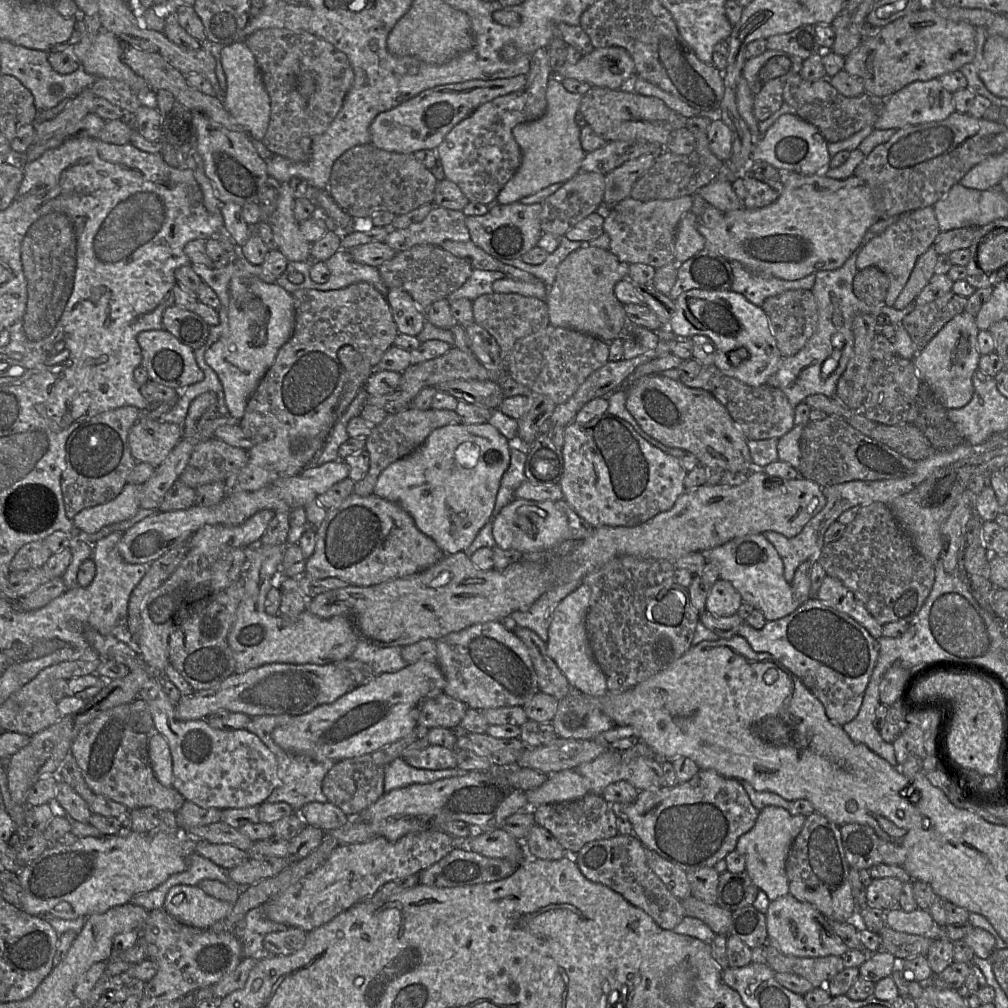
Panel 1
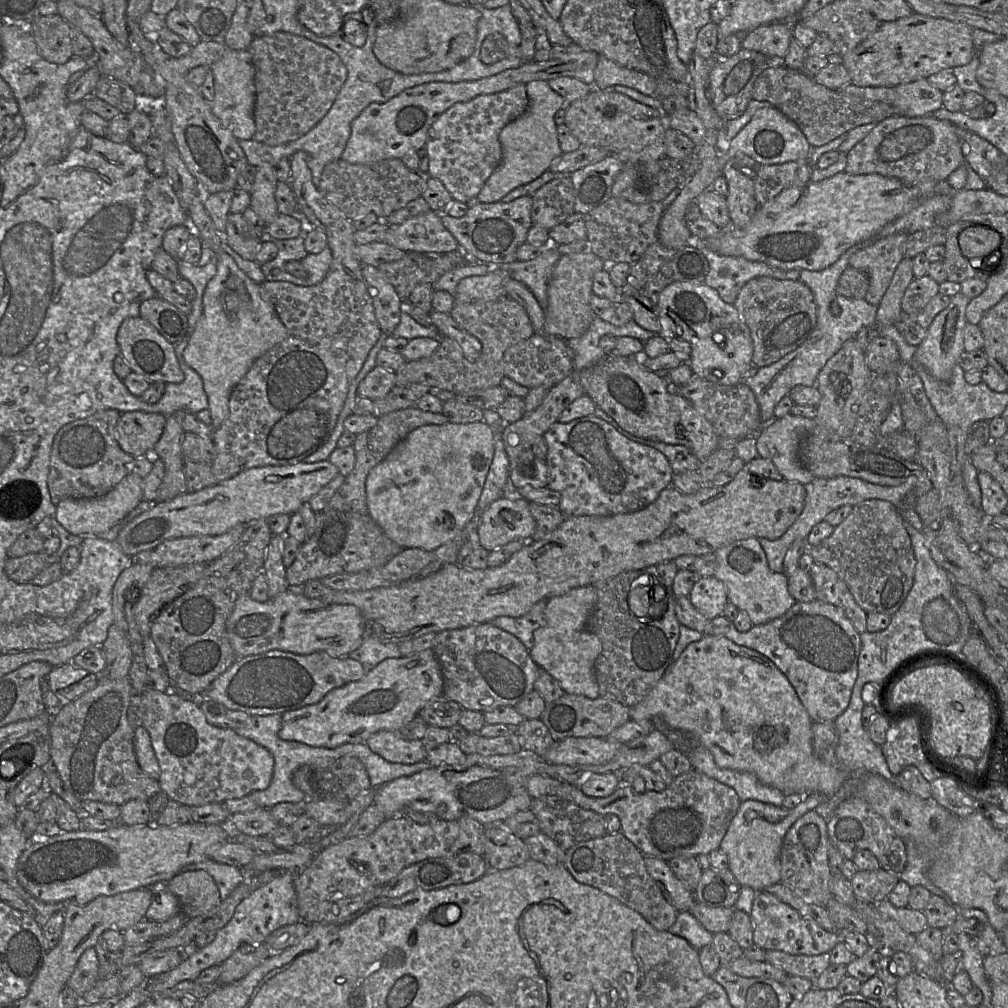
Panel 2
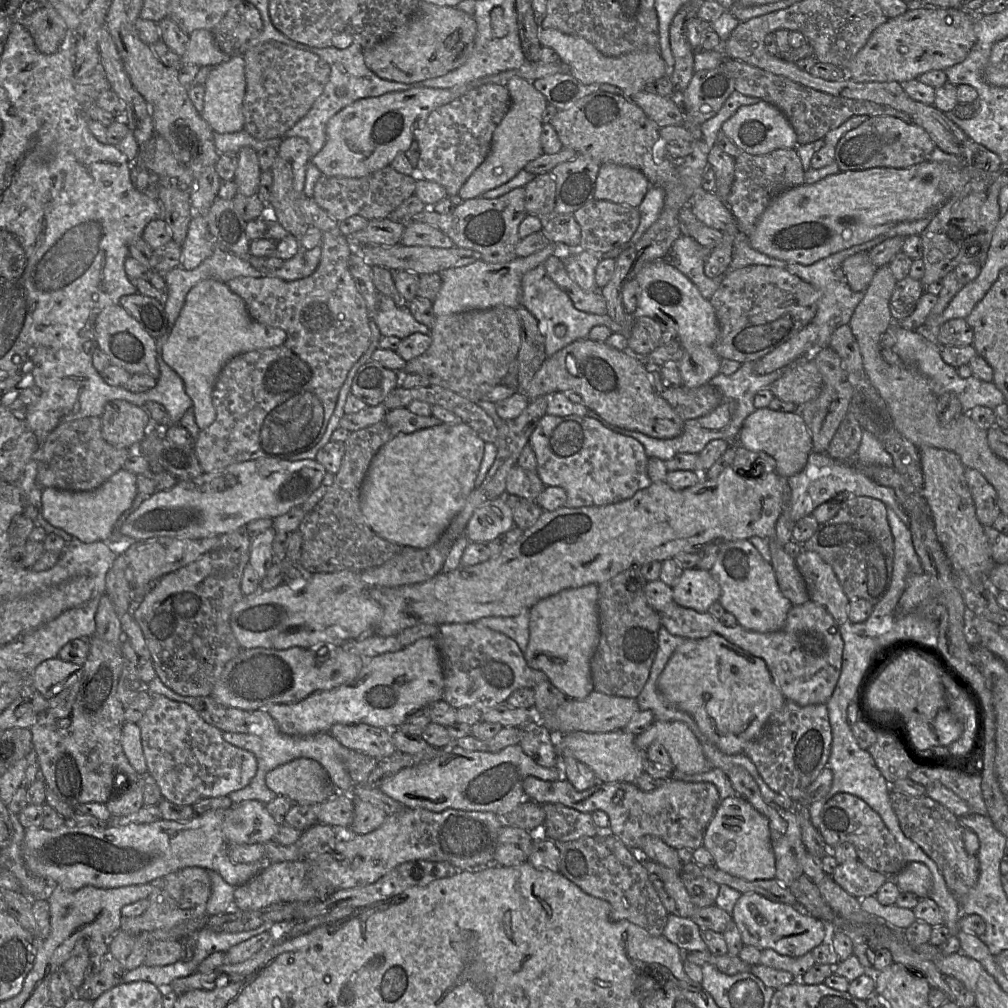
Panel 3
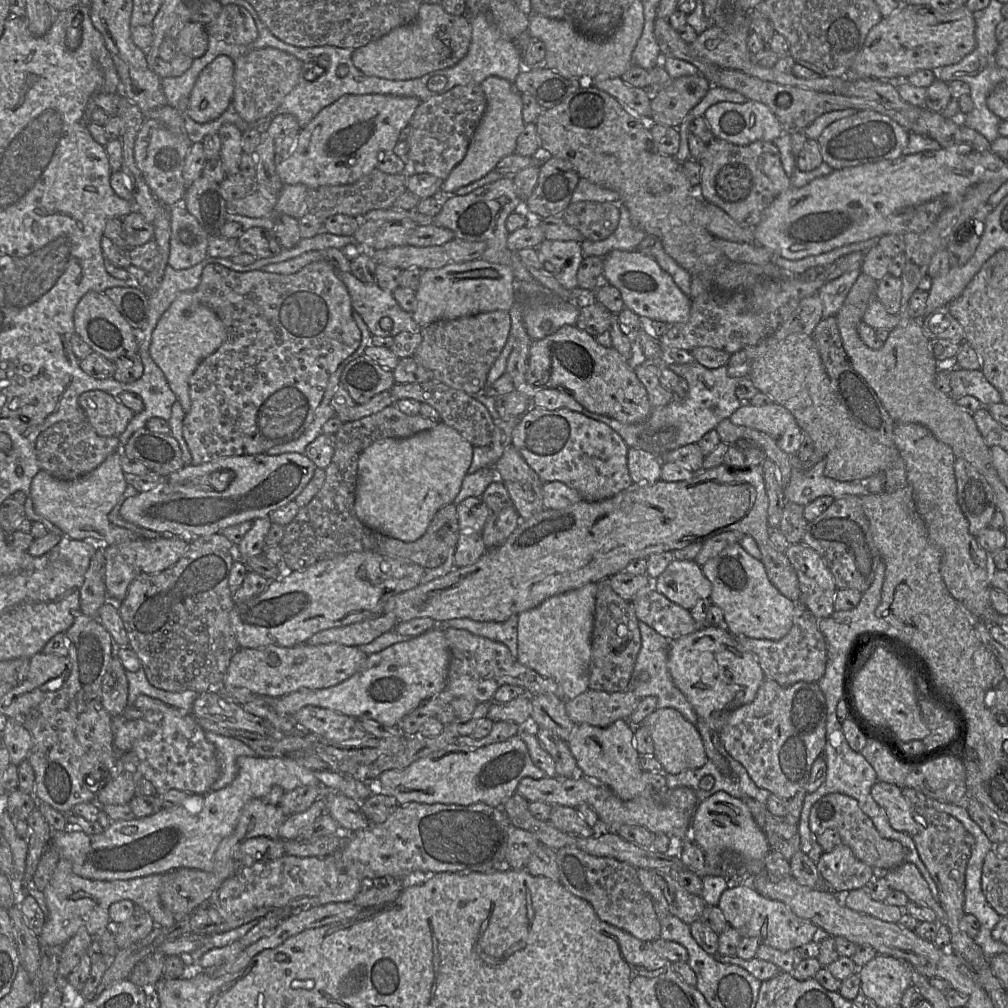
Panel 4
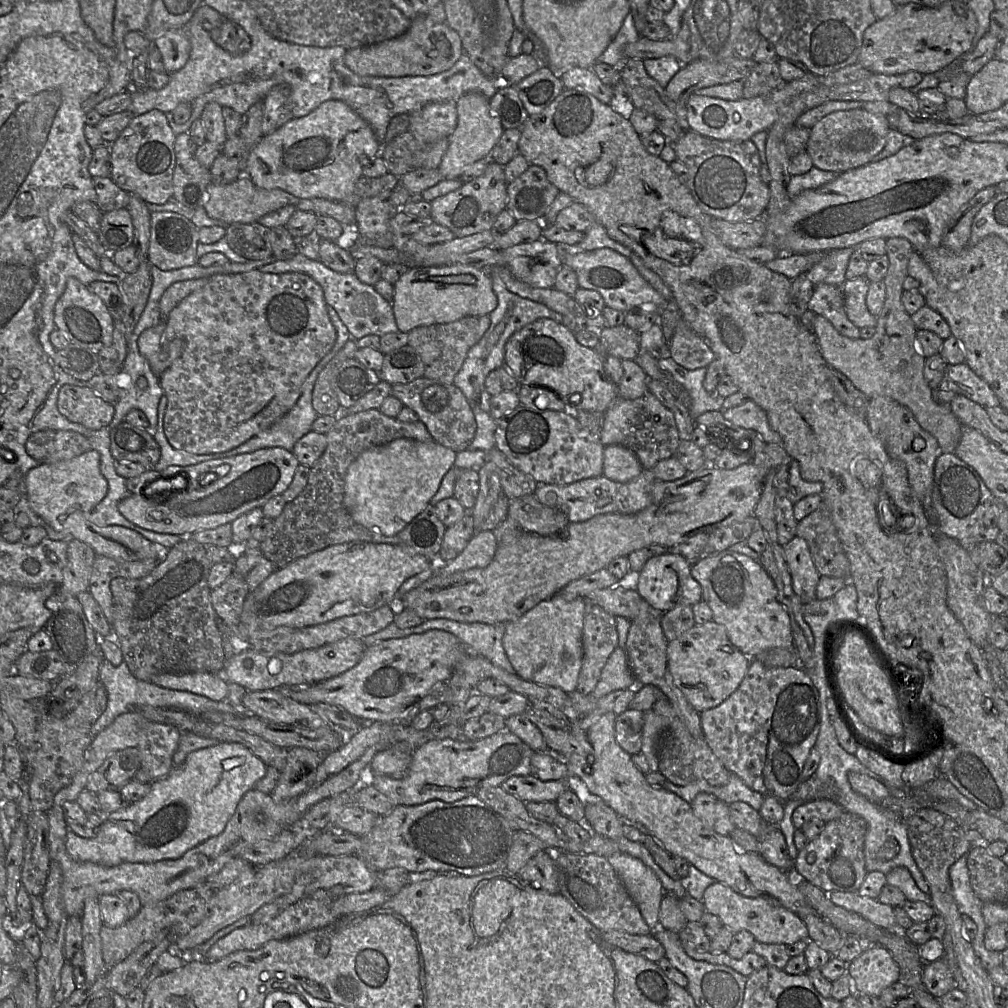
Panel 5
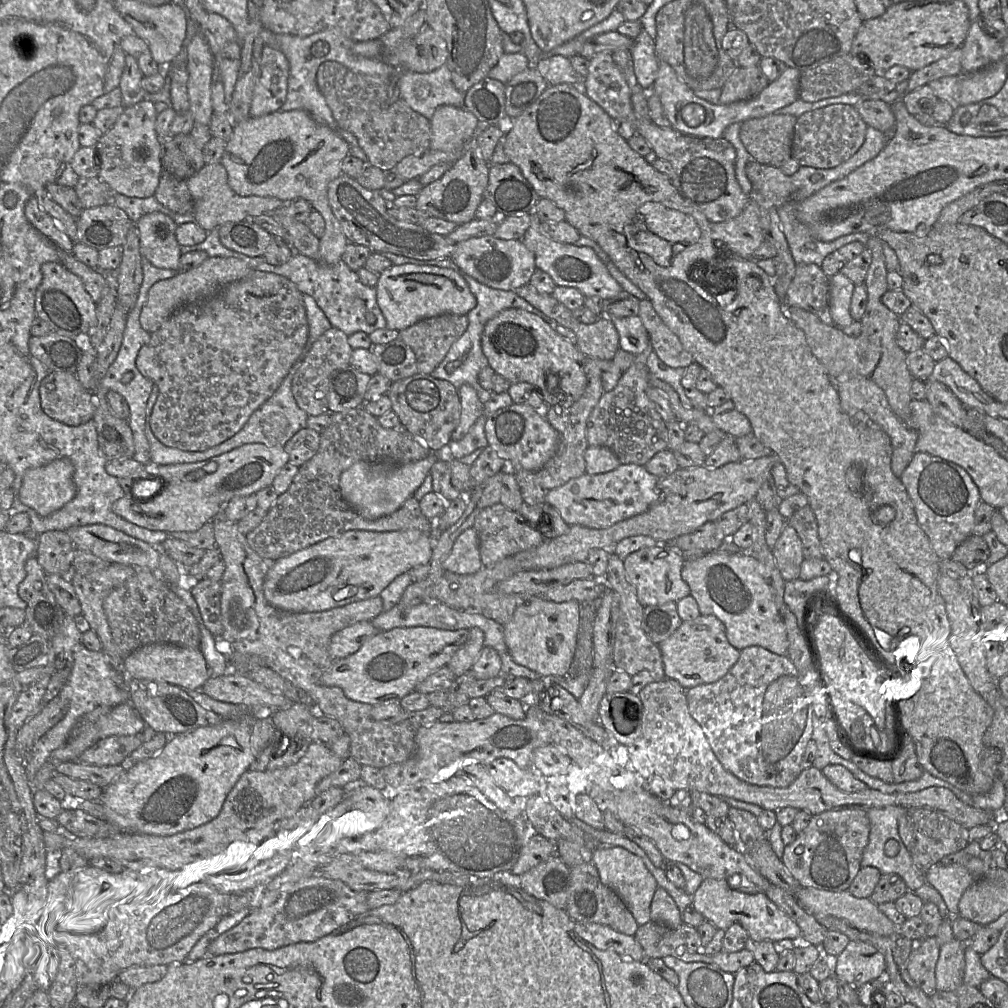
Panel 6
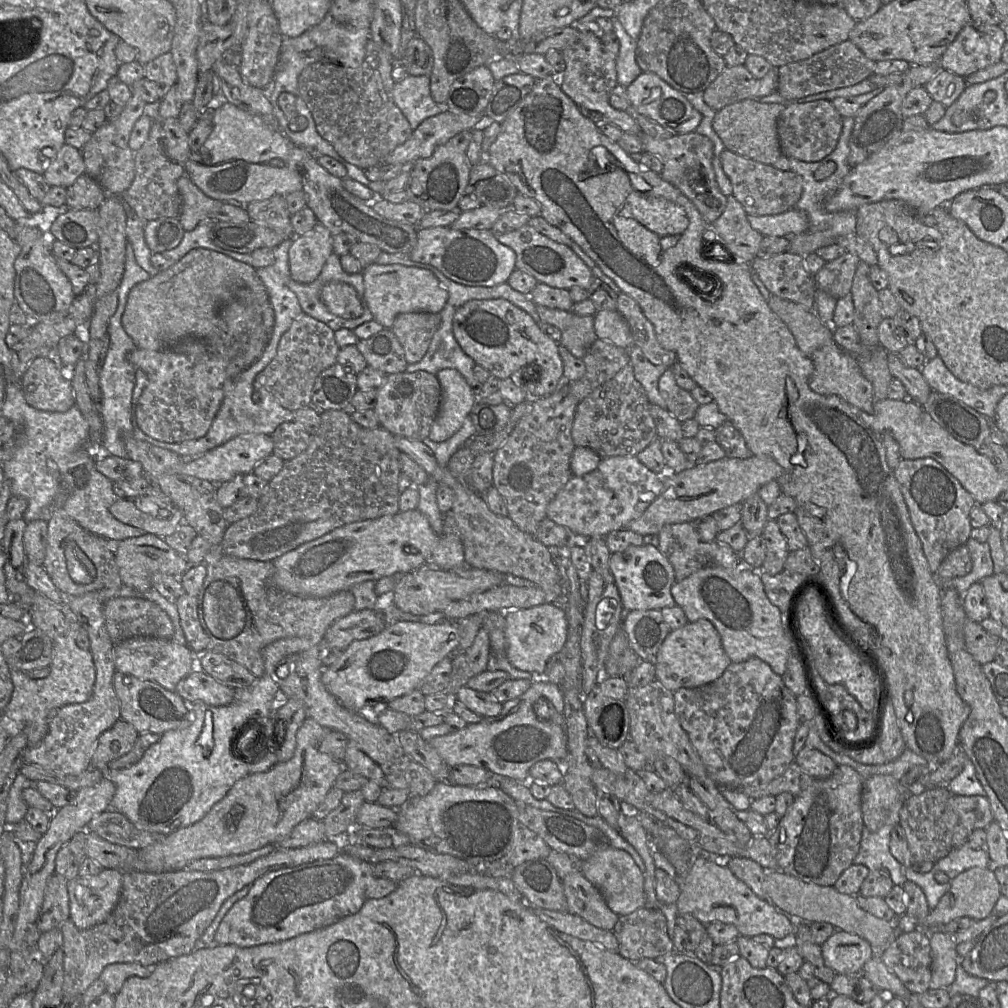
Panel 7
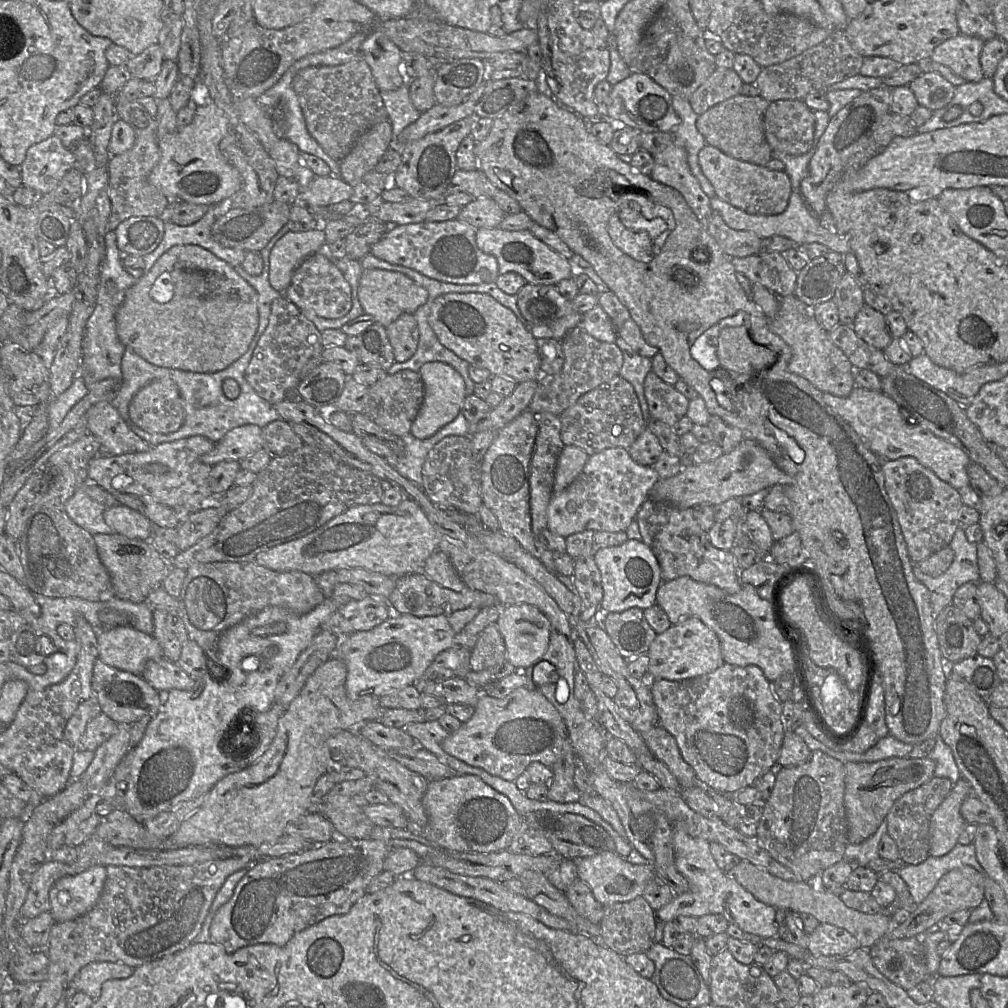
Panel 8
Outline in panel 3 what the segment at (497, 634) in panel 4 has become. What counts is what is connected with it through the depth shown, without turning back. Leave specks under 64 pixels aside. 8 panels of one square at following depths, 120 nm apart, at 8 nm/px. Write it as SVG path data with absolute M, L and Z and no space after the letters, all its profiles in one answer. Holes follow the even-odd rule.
M528 609L516 617L486 617L479 619L474 624L503 633L514 640L524 653L529 642L529 620L530 611Z

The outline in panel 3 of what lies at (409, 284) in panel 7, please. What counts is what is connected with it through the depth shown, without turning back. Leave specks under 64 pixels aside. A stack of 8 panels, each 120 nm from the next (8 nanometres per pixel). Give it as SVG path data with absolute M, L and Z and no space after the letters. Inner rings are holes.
M549 243L548 246L527 257L520 257L516 260L508 263L487 263L478 260L472 264L445 269L438 274L441 277L441 288L437 294L437 297L432 301L433 312L436 317L449 315L454 313L461 313L469 310L486 310L497 306L507 306L511 308L517 308L521 302L521 280L525 273L543 264L551 256L563 259L571 253L573 250L579 250L580 248L569 248L565 245L555 245Z

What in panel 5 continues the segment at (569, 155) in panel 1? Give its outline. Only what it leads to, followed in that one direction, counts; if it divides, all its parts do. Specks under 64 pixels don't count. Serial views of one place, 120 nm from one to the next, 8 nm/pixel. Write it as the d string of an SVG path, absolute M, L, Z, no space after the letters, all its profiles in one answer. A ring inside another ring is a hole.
M468 93L456 101L457 125L449 138L448 149L440 163L439 171L445 180L453 180L461 175L463 170L485 157L490 157L491 151L503 133L499 119L490 110L489 98L480 93Z

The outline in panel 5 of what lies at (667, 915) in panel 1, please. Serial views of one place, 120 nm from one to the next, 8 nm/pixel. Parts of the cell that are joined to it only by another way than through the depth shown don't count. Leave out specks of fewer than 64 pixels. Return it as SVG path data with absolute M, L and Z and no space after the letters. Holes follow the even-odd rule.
M559 851L555 852L555 861L560 894L601 932L619 930L633 935L649 935L653 932L606 856Z

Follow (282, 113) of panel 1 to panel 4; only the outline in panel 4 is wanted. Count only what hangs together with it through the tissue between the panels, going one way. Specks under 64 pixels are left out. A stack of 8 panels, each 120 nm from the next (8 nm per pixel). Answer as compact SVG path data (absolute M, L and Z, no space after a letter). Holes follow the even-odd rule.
M266 47L235 61L233 106L243 121L259 133L267 132L270 121L284 113L287 97L304 73L304 63L292 54Z

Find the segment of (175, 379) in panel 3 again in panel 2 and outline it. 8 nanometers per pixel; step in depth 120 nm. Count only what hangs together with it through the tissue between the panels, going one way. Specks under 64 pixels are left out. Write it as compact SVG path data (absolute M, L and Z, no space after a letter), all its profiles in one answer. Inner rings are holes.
M179 361L184 373L181 383L165 384L161 399L151 404L151 410L169 417L177 411L196 414L200 410L208 410L208 398L203 387L201 376L184 361Z

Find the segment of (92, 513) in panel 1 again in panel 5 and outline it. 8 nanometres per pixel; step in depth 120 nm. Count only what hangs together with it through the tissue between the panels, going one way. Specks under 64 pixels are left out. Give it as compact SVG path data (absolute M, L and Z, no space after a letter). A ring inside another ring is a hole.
M90 450L72 459L56 463L40 463L27 472L24 481L30 508L55 530L69 533L75 539L91 546L97 555L123 561L160 559L161 546L140 533L119 525L98 526L90 521L91 512L108 492L108 482L101 472L100 455L97 451Z

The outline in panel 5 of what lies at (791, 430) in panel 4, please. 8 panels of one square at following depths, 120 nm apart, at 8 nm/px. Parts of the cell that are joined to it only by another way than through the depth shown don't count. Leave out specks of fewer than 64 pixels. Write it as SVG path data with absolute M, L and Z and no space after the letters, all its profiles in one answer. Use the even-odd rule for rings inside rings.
M752 400L723 409L722 414L732 424L757 432L766 443L782 443L780 434L770 426L765 410Z

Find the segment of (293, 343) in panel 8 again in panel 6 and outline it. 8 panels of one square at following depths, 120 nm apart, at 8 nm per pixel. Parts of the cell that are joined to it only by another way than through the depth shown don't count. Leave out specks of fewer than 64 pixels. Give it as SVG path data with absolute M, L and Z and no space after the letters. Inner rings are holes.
M330 328L307 346L306 351L291 369L293 373L291 391L302 410L309 416L320 415L328 410L329 378L333 371L350 363L352 347L348 336L337 328Z

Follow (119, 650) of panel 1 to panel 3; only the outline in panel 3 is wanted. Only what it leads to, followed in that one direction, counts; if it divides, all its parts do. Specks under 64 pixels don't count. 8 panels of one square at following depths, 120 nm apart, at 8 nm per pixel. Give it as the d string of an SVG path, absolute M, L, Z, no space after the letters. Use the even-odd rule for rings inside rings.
M154 696L153 702L137 723L141 730L143 752L148 774L157 782L162 799L178 805L192 805L203 798L228 796L246 787L257 773L257 759L247 750L238 748L222 737L222 731L207 724L190 705L165 696Z

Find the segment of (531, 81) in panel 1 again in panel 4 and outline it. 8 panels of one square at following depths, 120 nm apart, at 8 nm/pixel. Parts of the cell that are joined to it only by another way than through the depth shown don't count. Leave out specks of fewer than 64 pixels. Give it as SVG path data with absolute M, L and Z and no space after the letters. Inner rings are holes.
M480 84L456 86L421 102L410 121L412 136L406 157L407 170L401 174L410 178L413 173L427 173L444 181L464 159L486 106L486 97Z

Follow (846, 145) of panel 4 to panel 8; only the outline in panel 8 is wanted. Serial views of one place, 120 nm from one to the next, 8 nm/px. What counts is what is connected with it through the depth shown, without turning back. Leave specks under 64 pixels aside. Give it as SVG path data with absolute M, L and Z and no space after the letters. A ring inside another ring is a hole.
M802 100L770 102L764 114L765 137L772 148L790 155L813 151L815 141L815 111Z

